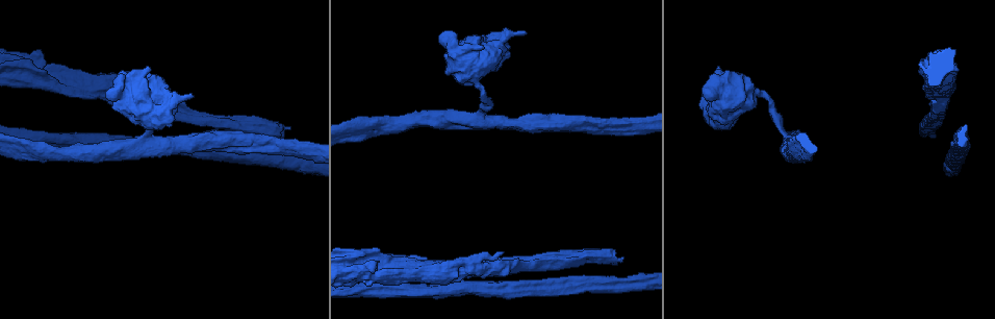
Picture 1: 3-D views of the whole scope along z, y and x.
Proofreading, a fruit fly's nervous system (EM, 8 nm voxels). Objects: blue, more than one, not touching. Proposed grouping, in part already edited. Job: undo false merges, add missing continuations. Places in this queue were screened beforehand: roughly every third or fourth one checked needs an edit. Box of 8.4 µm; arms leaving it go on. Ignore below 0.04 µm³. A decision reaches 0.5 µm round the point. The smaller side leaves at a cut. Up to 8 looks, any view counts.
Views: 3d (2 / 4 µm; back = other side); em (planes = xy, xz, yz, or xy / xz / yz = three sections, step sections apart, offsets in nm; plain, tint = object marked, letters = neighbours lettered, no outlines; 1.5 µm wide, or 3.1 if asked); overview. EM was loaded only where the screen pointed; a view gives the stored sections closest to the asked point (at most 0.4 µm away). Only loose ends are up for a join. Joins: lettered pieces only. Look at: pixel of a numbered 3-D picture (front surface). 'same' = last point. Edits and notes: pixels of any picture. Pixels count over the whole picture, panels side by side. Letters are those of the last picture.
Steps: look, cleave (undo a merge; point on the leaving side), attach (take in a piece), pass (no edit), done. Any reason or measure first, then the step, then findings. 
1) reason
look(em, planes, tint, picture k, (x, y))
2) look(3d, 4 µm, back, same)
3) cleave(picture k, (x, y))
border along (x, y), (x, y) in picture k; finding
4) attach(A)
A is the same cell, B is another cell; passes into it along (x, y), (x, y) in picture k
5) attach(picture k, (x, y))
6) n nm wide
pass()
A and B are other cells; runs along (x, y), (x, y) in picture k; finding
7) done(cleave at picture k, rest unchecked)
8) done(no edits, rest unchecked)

free end
look(3d, 4 µm, picture 1, (376, 251))

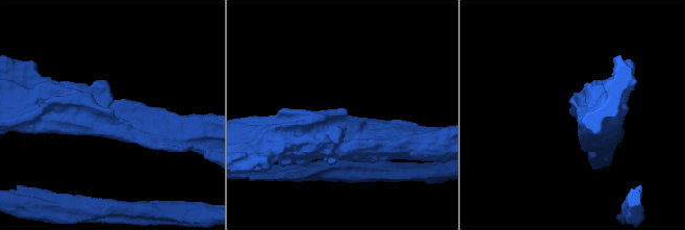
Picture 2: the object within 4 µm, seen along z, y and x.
look(em, planes, letters, picture 2, (347, 110))

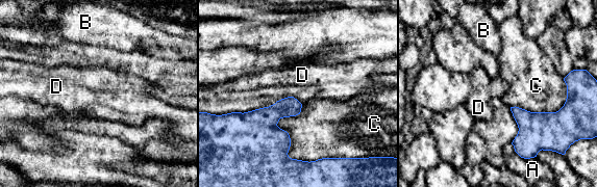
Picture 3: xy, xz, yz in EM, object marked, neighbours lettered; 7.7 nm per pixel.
pass()
A, B, C and D are other cells; border along (278, 119), (290, 157), (334, 158) in picture 3; no lettered piece goes on from it

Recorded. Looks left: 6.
stops while still wide
look(em, planes, tint, picture 1, (193, 95))

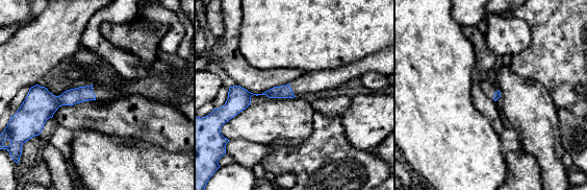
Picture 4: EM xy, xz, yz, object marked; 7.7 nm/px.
what lies round it
look(em, planes, letters, same)

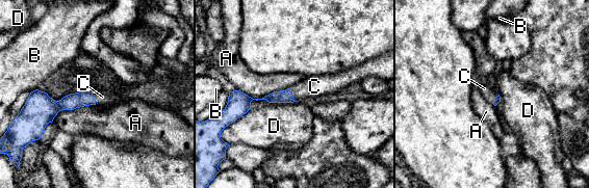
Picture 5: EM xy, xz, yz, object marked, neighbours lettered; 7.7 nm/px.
attach(C)
C is the same cell, A, B and D are other cells; passes into it along (81, 99), (93, 97), (102, 97) in picture 5; the neuron continues

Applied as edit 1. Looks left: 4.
sudden change in width
look(em, yz, step 4, tint, picture 1, (791, 136))

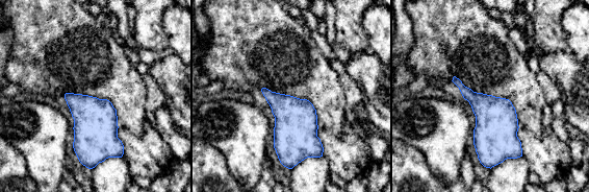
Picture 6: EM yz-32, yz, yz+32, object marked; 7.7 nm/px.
look(em, planes, letters, same)

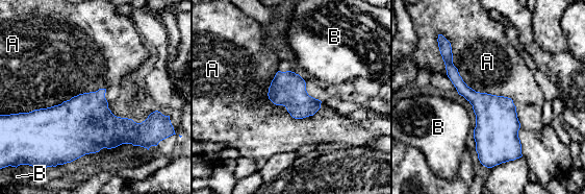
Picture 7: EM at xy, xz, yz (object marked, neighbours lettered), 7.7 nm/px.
pass()
A and B are other cells; continuous, no second neuron

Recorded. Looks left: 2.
done(attach at picture 5, rest unchecked)

